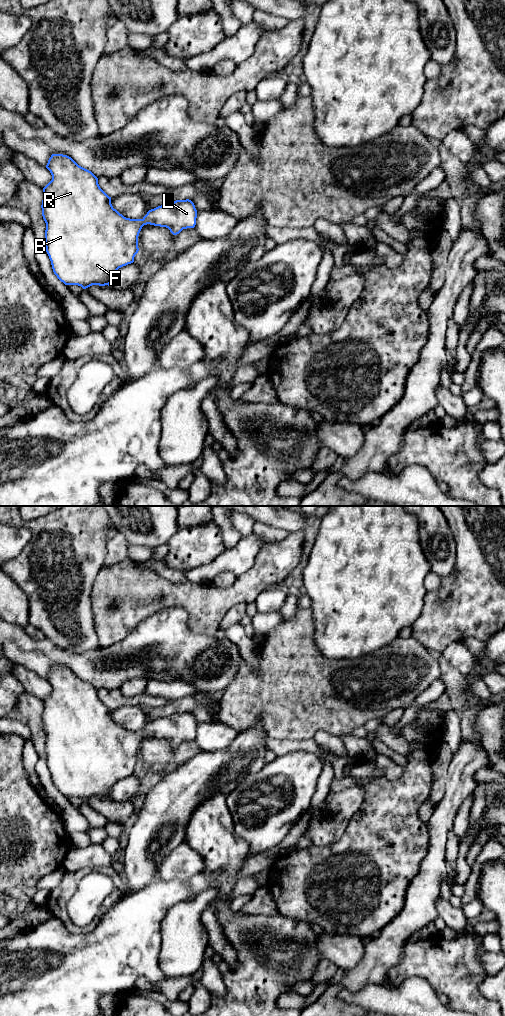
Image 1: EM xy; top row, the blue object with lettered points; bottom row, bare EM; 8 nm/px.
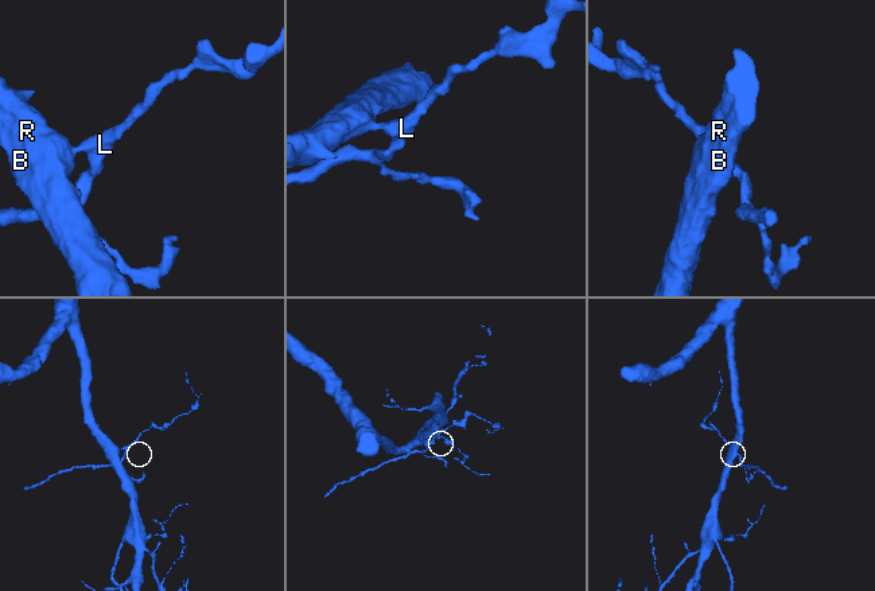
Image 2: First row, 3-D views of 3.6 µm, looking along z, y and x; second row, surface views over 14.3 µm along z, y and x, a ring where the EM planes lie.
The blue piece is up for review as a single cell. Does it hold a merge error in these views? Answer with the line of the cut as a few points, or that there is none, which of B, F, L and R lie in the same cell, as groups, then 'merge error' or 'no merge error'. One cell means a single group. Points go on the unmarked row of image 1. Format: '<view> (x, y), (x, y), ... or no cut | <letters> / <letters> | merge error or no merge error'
no cut | B F L R | no merge error

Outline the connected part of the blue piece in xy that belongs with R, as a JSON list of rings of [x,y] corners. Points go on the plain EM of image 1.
[[[52,666],[46,680],[50,683],[52,692],[43,700],[41,717],[46,735],[45,759],[54,786],[65,797],[78,797],[83,801],[92,797],[110,798],[113,786],[119,780],[134,774],[134,769],[139,763],[138,748],[144,737],[166,739],[173,747],[196,737],[197,722],[189,711],[158,718],[149,722],[142,731],[130,731],[113,720],[111,709],[100,700],[98,690],[91,683],[79,678],[71,669]]]

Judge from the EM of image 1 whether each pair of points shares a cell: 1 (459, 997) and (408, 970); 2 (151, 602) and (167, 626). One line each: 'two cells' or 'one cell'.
1: one cell
2: two cells

